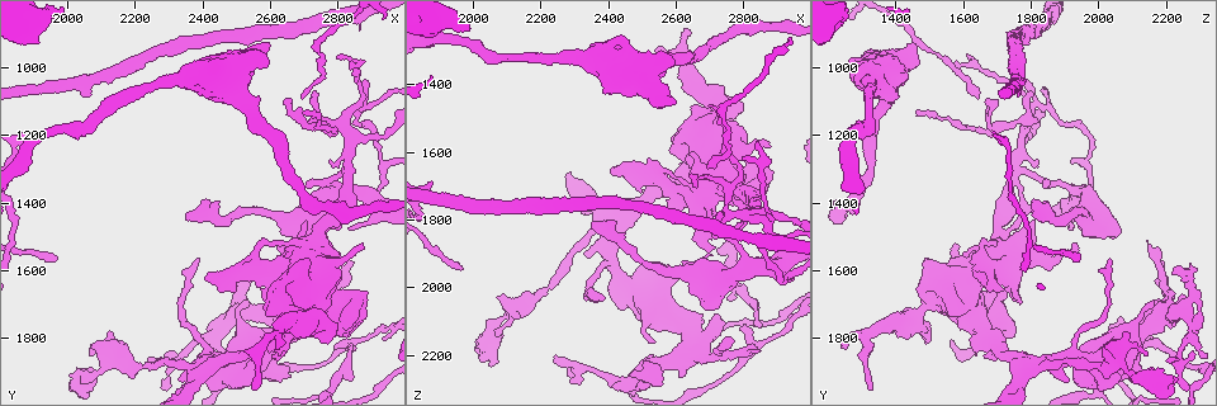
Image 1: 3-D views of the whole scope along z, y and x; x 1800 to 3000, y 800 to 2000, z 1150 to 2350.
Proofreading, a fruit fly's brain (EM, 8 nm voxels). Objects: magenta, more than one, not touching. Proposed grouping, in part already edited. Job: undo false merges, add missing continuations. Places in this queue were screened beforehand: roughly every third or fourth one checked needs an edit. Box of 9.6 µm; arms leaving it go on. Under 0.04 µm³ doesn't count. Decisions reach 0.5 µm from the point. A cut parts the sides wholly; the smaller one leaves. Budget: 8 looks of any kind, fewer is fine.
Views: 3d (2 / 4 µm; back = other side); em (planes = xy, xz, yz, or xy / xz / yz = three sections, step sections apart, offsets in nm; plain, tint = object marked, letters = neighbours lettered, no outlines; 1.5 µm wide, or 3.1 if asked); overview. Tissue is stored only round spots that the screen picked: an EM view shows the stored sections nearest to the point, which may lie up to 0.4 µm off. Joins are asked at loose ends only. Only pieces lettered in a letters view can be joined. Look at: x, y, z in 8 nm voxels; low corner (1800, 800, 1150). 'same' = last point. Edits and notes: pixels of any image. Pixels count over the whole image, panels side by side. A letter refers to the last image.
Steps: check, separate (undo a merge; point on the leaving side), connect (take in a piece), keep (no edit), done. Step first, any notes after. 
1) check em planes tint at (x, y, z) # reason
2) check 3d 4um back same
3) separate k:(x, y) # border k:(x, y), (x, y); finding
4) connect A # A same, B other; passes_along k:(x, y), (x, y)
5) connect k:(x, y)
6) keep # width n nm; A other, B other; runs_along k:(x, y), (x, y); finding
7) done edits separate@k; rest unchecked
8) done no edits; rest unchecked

check em planes letters at (2830, 1310, 1760) # branch point

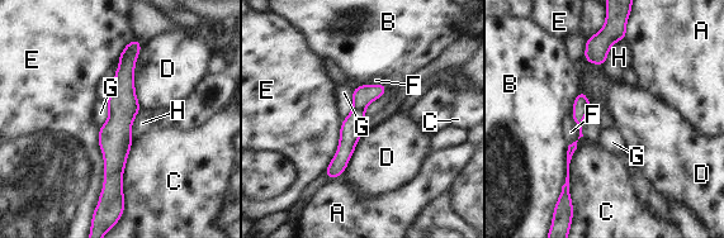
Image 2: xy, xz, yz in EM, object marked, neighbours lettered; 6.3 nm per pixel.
keep # width 140 nm; A other, B other, C other, D other, E other, F other, G other, H other; border 2:(624, 39), (613, 44), (602, 66); continuous, no second neuron

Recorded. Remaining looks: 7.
check em xz step 8 tint at (2790, 970, 1620) # thin end

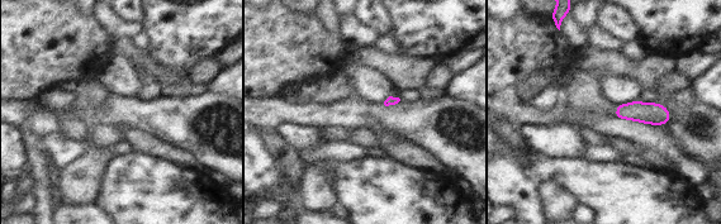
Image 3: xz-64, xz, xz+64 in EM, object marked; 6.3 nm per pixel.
check em planes letters same

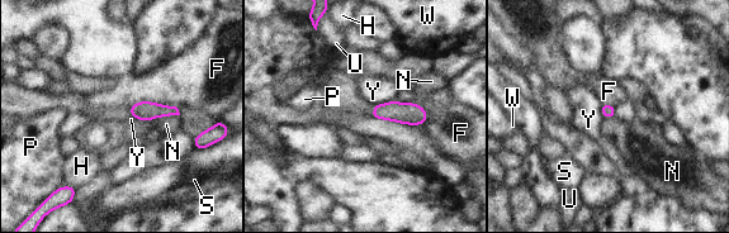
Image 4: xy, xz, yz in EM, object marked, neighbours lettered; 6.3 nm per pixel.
keep # F other, H other, N other, P other, S other, U other, W other, Y other; border 4:(135, 101), (155, 101), (176, 108); no lettered piece goes on from it

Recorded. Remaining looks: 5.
check 3d 2um at (2070, 1840, 2140) # branch stops here

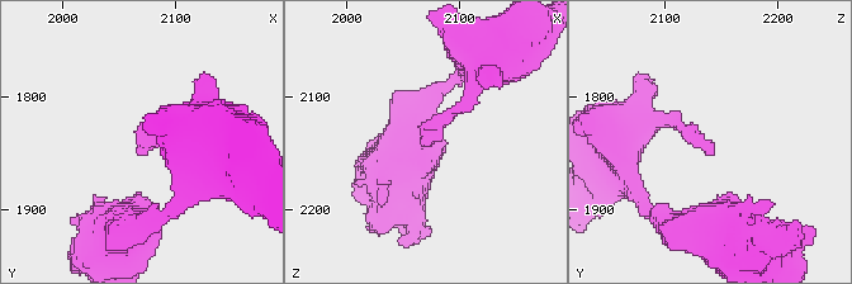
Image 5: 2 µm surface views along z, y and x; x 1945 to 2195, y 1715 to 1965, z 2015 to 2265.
check em yz step 4 letters at (2068, 1848, 2144) # need the tissue

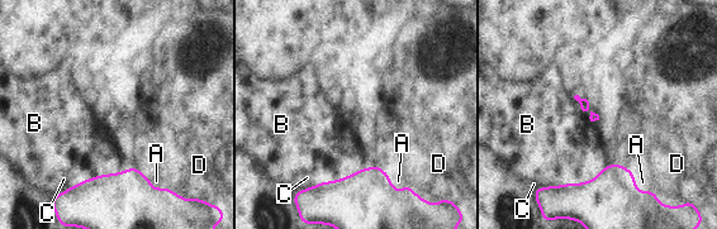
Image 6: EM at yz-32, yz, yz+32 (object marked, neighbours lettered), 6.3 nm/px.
keep # A other, B other, C other, D other; border 6:(612, 163), (583, 182), (561, 185); none of them fits

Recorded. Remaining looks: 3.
done no edits; rest unchecked

